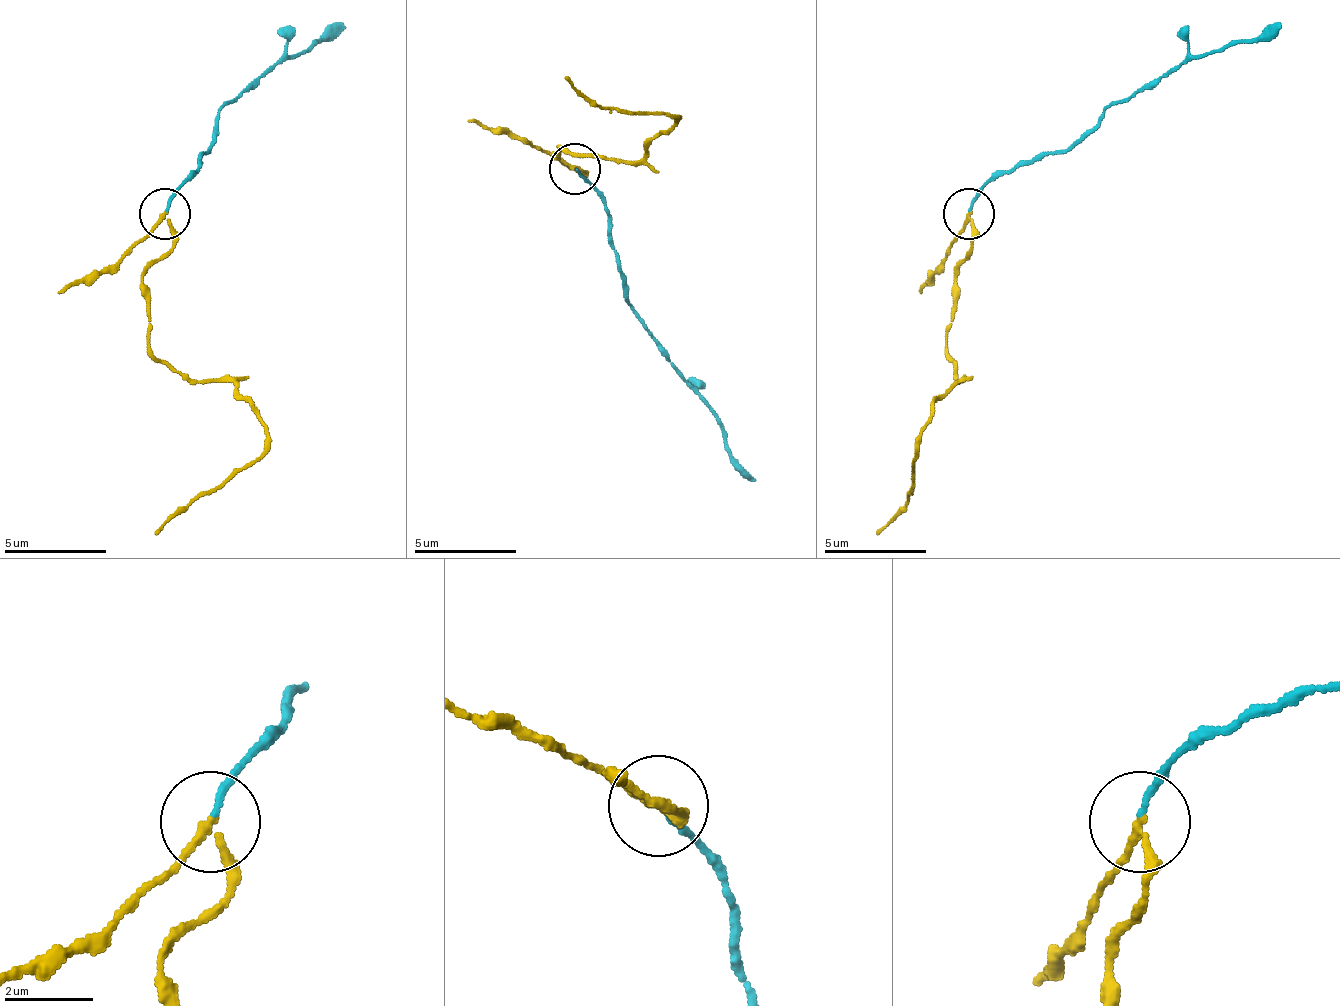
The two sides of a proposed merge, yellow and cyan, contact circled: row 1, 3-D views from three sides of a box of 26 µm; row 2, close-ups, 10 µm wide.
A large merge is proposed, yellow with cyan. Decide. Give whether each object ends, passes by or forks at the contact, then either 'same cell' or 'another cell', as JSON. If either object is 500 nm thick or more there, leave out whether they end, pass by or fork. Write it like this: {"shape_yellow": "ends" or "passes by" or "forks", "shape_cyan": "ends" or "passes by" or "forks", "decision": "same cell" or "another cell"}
{"shape_yellow": "passes by", "shape_cyan": "ends", "decision": "another cell"}

